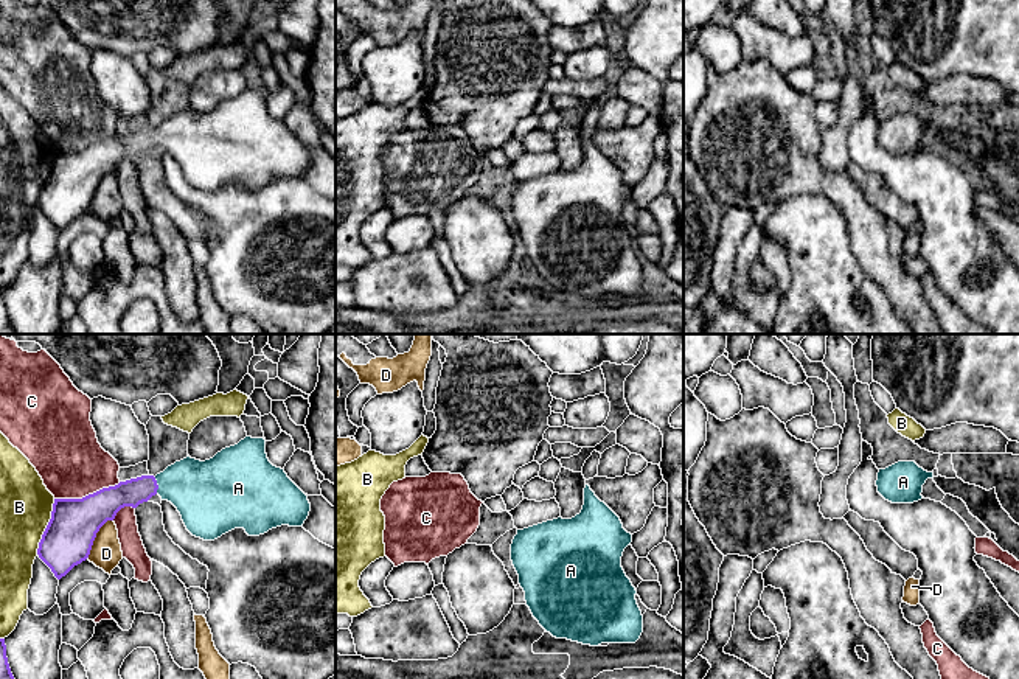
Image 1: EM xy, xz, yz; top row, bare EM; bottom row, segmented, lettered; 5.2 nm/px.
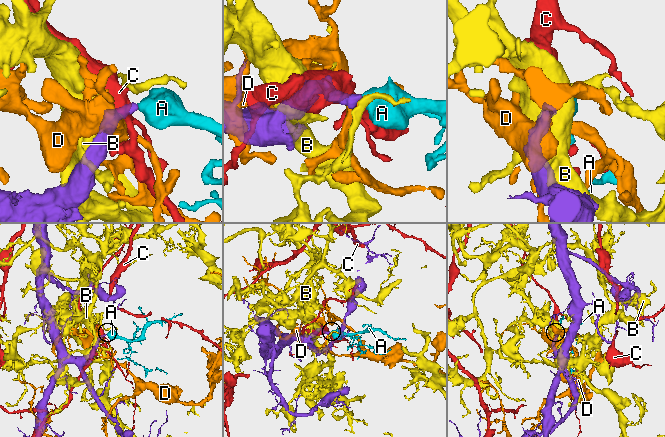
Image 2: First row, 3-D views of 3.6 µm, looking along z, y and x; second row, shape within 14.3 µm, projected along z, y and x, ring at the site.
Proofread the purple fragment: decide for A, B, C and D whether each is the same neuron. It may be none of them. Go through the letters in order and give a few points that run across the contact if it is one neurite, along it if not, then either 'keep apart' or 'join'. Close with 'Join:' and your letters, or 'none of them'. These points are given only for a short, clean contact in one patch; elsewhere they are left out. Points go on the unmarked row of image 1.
A: join
B: keep apart
C: keep apart
D: keep apart
Join: A

